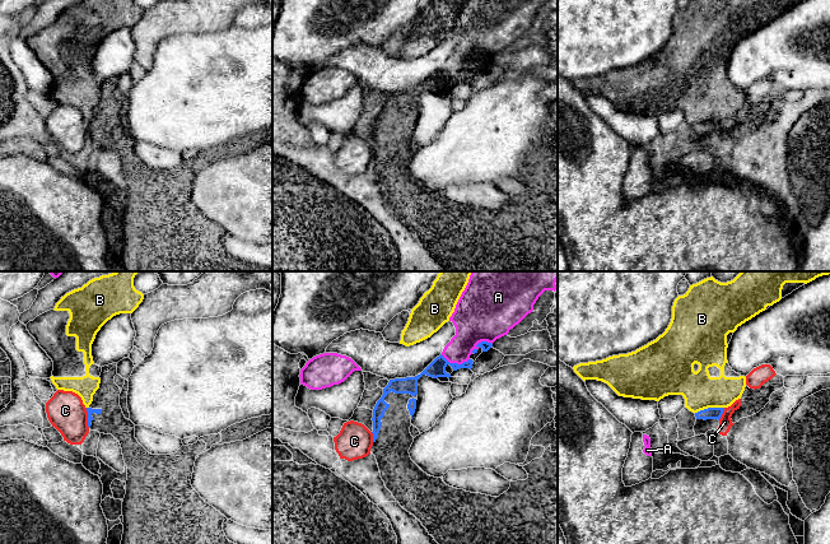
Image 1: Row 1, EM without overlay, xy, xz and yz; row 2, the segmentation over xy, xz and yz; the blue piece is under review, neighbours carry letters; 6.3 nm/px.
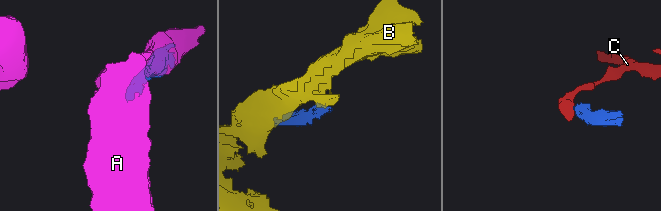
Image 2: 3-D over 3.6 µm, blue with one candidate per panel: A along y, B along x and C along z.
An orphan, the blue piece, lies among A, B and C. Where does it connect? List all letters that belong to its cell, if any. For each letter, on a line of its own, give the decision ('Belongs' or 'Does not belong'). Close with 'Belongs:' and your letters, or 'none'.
A: Does not belong
B: Does not belong
C: Does not belong
Belongs: none

